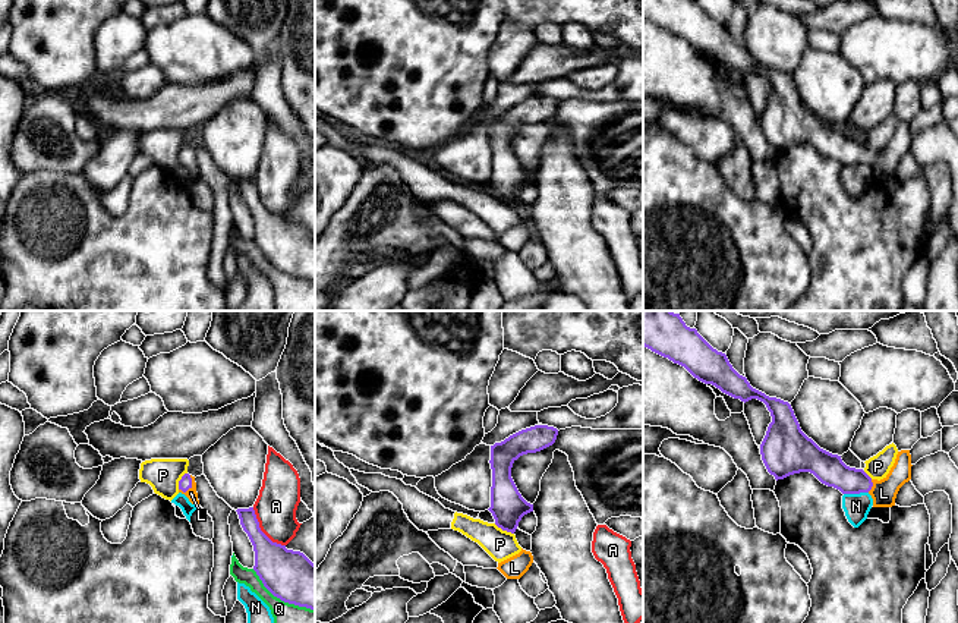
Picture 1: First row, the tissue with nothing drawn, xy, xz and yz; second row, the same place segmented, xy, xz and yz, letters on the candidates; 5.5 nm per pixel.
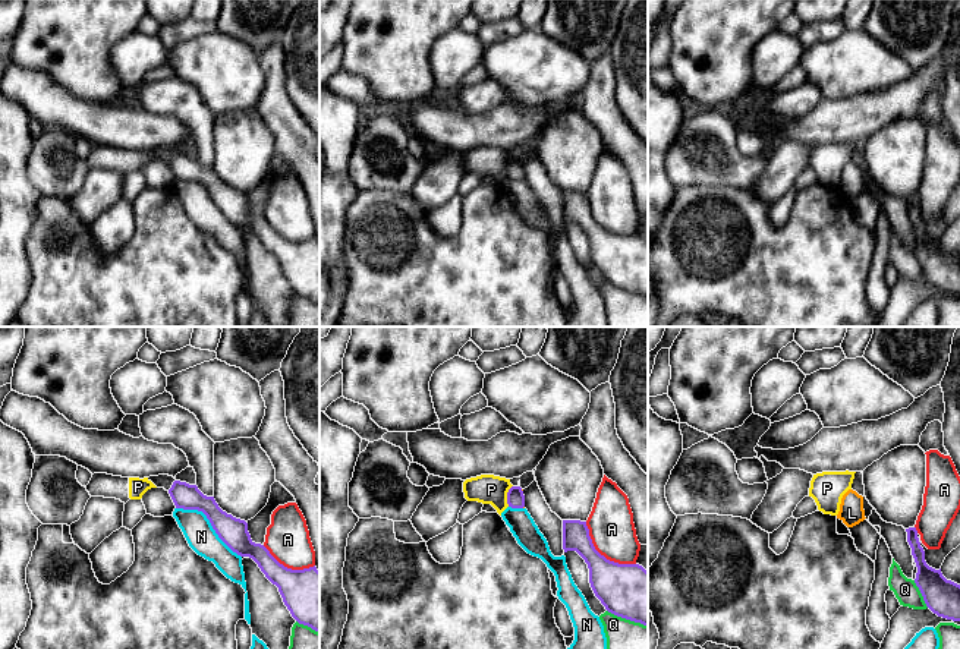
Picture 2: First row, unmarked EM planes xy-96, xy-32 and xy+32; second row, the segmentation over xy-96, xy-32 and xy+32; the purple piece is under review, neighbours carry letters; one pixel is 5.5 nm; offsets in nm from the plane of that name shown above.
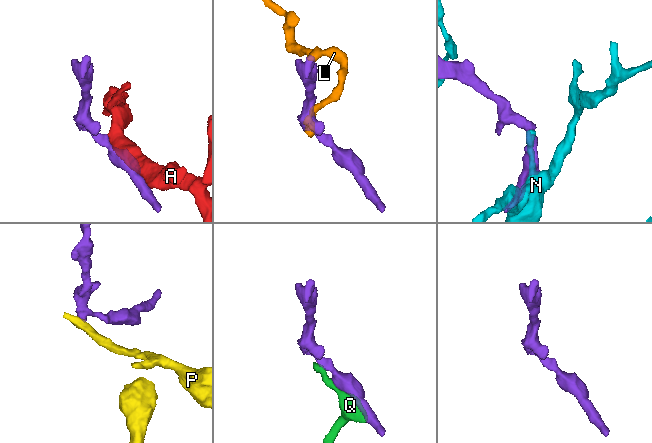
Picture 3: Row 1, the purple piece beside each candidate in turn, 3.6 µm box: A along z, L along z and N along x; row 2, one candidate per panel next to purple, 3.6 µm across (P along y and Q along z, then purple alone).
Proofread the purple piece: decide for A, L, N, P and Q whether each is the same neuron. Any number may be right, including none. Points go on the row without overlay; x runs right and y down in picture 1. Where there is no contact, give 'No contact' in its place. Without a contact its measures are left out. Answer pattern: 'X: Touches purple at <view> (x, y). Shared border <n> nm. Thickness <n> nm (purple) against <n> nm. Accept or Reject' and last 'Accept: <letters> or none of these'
A: Touches purple at xy (261, 203). Shared border 280 nm. Thickness 240 nm (purple) against 220 nm. Reject
L: Touches purple at xy (191, 156). Shared border 110 nm. Thickness 70 nm (purple) against 60 nm. Accept
N: Touches purple at yz (856, 164). Shared border 140 nm. Thickness 170 nm (purple) against 140 nm. Reject
P: Touches purple at xz (504, 201). Shared border 130 nm. Thickness 190 nm (purple) against 160 nm. Reject
Q: Touches purple at xy (281, 271). Shared border 420 nm. Thickness 280 nm (purple) against 320 nm. Reject
Accept: L

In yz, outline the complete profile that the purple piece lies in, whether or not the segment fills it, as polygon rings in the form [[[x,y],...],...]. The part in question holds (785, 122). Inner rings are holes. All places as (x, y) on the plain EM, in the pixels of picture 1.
[[[643,0],[643,18],[734,70],[744,75],[757,70],[766,76],[772,94],[760,116],[760,126],[776,152],[810,144],[822,155],[842,166],[869,164],[873,179],[892,179],[899,160],[911,151],[910,122],[898,123],[889,145],[877,152],[863,141],[847,138],[841,128],[820,120],[801,103],[788,73],[753,60],[747,50],[732,40],[727,26],[713,21],[696,0]]]

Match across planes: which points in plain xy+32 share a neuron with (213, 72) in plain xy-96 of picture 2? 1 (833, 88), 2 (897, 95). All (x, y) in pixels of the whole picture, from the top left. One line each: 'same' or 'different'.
1: same
2: different

